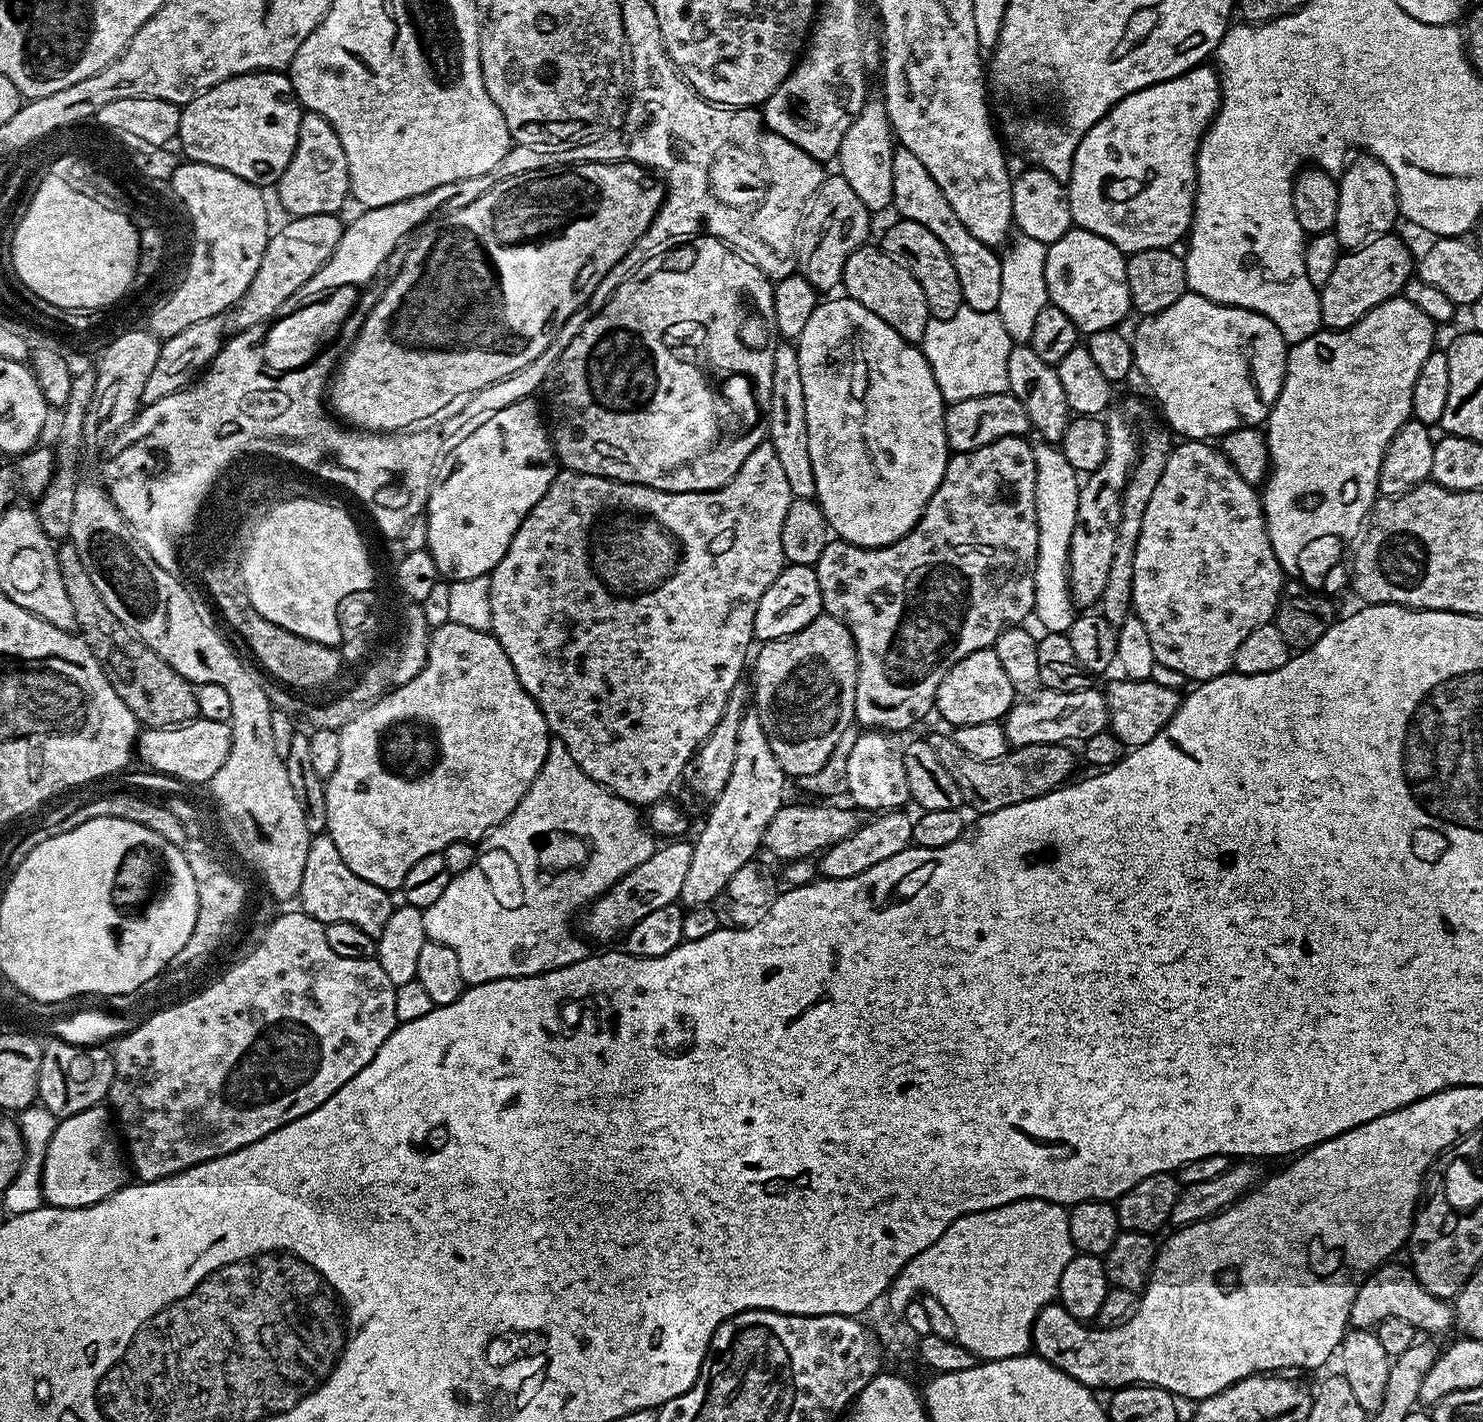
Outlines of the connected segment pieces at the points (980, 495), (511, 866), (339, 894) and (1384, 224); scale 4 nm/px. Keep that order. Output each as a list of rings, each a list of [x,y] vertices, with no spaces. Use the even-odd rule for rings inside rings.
[[[1007,436],[998,438],[978,450],[957,452],[949,455],[944,480],[934,490],[922,518],[898,542],[885,548],[863,548],[857,544],[848,544],[845,540],[836,538],[822,550],[821,557],[814,565],[818,578],[818,590],[822,594],[824,612],[838,618],[850,630],[856,643],[856,697],[854,710],[855,723],[864,730],[879,730],[893,734],[904,734],[907,728],[912,728],[924,715],[933,711],[938,686],[942,678],[962,658],[974,654],[983,648],[992,648],[1004,629],[1020,626],[1024,619],[1031,617],[1034,612],[1034,574],[1038,558],[1038,510],[1036,509],[1036,467],[1032,444],[1022,436]]]
[[[553,739],[548,745],[546,762],[542,762],[542,770],[538,774],[538,778],[534,778],[530,790],[524,795],[522,802],[518,802],[514,814],[510,814],[510,818],[506,818],[484,837],[482,844],[488,849],[485,852],[483,849],[477,855],[474,866],[470,866],[470,870],[462,870],[453,875],[446,890],[442,890],[442,895],[438,897],[438,902],[434,902],[434,906],[423,909],[425,937],[442,946],[450,946],[450,950],[454,950],[454,955],[458,957],[458,967],[462,969],[462,978],[465,985],[468,986],[495,980],[509,980],[515,976],[540,976],[543,972],[553,972],[584,959],[589,955],[590,948],[587,948],[589,945],[577,935],[574,931],[573,921],[571,924],[568,919],[572,915],[575,917],[581,909],[599,898],[610,886],[614,886],[614,882],[618,882],[626,874],[630,874],[630,870],[634,870],[634,866],[642,866],[642,862],[646,862],[646,858],[650,858],[650,854],[654,854],[658,847],[657,841],[654,839],[653,833],[646,827],[641,813],[639,816],[636,812],[639,811],[633,805],[626,803],[625,800],[618,798],[601,784],[590,779],[578,766],[578,762],[574,762],[574,758],[570,758],[570,750],[566,750],[566,746],[562,746],[560,740]]]
[[[327,834],[311,837],[306,854],[306,870],[302,874],[302,886],[298,897],[303,911],[319,920],[321,924],[334,922],[350,922],[350,926],[358,926],[358,930],[366,930],[366,934],[378,937],[382,934],[382,926],[386,926],[386,918],[390,918],[394,907],[393,897],[378,886],[358,878],[346,862],[342,862],[342,854],[338,854],[338,846]]]
[[[1357,156],[1360,157],[1348,169],[1345,167],[1339,173],[1341,176],[1338,176],[1338,218],[1334,231],[1344,250],[1361,248],[1377,236],[1389,235],[1400,216],[1400,199],[1396,193],[1394,174],[1390,174],[1384,161],[1377,160],[1374,156]]]

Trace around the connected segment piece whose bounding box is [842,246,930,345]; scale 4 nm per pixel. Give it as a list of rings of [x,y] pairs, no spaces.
[[[865,246],[854,250],[850,258],[846,258],[842,288],[845,288],[847,299],[866,306],[886,326],[890,326],[903,340],[919,345],[926,334],[929,322],[928,303],[926,294],[922,294],[922,286],[918,286],[918,278],[906,270],[894,258],[890,258],[879,246]]]

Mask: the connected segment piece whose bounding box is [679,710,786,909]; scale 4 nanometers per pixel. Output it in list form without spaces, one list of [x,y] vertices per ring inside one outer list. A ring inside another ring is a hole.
[[[755,711],[745,712],[742,726],[738,726],[738,746],[734,753],[734,770],[730,770],[730,778],[726,778],[726,790],[714,801],[711,801],[708,817],[704,820],[704,829],[697,834],[692,844],[692,861],[686,870],[686,878],[682,882],[682,894],[679,903],[685,909],[707,908],[712,906],[726,884],[745,864],[755,861],[764,842],[766,826],[778,814],[778,810],[786,803],[784,797],[786,777],[782,766],[778,766],[778,758],[774,758],[774,750],[770,750],[770,741],[762,730],[762,722]]]

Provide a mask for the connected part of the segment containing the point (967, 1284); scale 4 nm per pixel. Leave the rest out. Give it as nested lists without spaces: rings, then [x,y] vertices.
[[[1015,1200],[994,1210],[958,1218],[934,1246],[926,1246],[922,1254],[910,1258],[900,1275],[894,1277],[886,1293],[889,1310],[896,1318],[903,1317],[908,1303],[921,1294],[932,1295],[950,1313],[956,1343],[974,1353],[977,1361],[1029,1355],[1034,1322],[1041,1310],[1057,1299],[1062,1272],[1074,1255],[1068,1214],[1065,1205],[1051,1204],[1049,1200]]]

